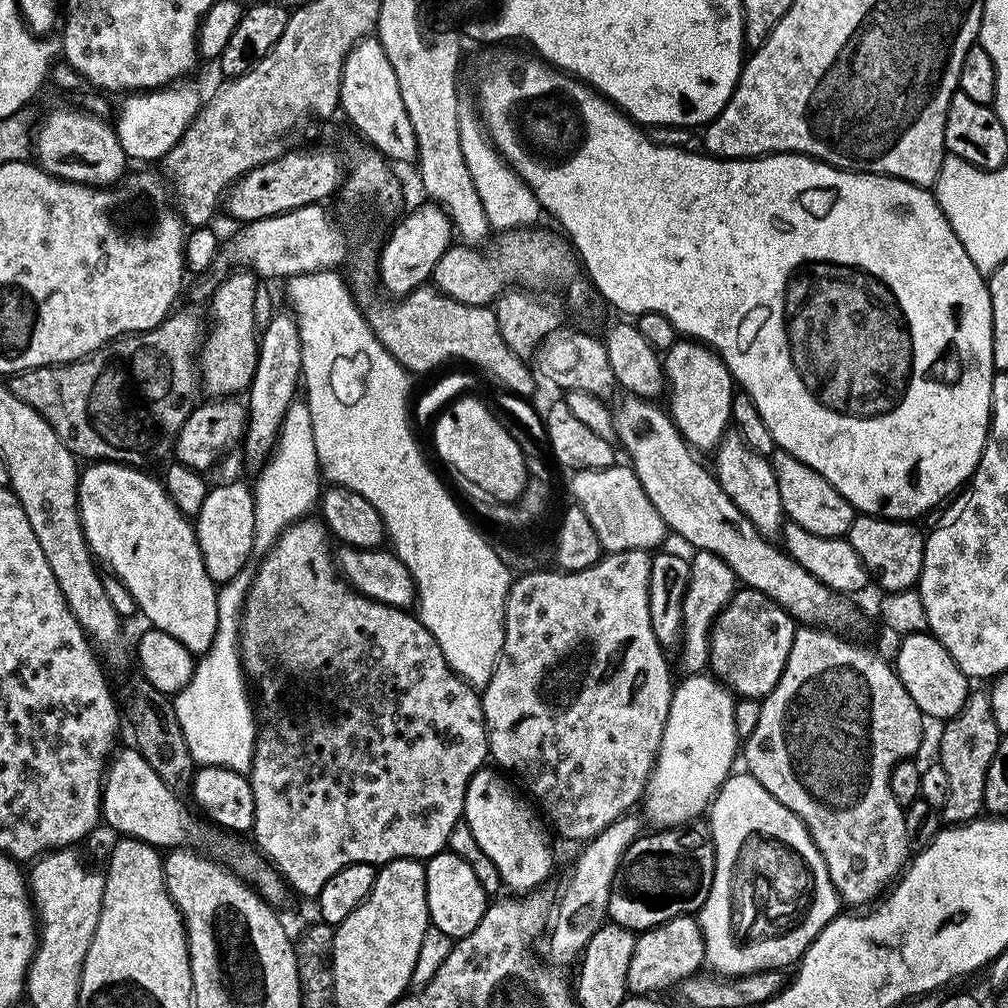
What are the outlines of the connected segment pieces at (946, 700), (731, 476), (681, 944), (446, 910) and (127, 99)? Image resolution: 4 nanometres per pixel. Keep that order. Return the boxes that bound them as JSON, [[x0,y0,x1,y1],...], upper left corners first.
[[894,631,970,722],[714,428,786,541],[626,915,704,994],[426,850,490,941],[114,83,202,159]]

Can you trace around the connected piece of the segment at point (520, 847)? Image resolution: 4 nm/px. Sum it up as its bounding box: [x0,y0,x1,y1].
[462,766,552,894]

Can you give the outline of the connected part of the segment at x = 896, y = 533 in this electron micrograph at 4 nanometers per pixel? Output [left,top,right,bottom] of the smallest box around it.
[846,514,926,593]

